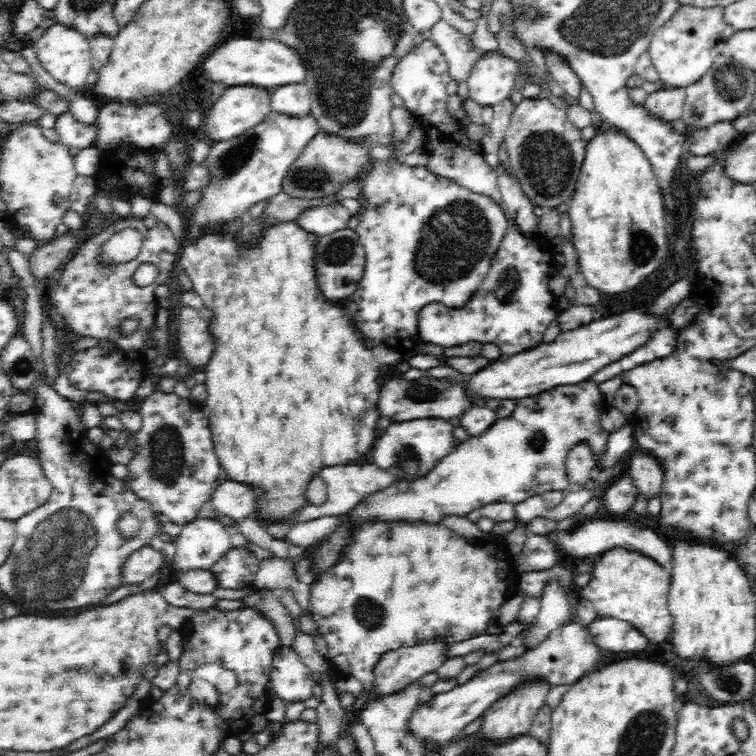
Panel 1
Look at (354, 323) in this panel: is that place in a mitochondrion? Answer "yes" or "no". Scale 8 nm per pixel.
no

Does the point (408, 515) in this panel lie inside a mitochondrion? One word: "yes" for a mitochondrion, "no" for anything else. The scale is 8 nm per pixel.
no

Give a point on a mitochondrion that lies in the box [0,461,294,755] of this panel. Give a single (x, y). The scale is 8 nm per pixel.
(63, 544)

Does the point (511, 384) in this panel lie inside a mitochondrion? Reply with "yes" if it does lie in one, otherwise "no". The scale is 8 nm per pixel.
no

